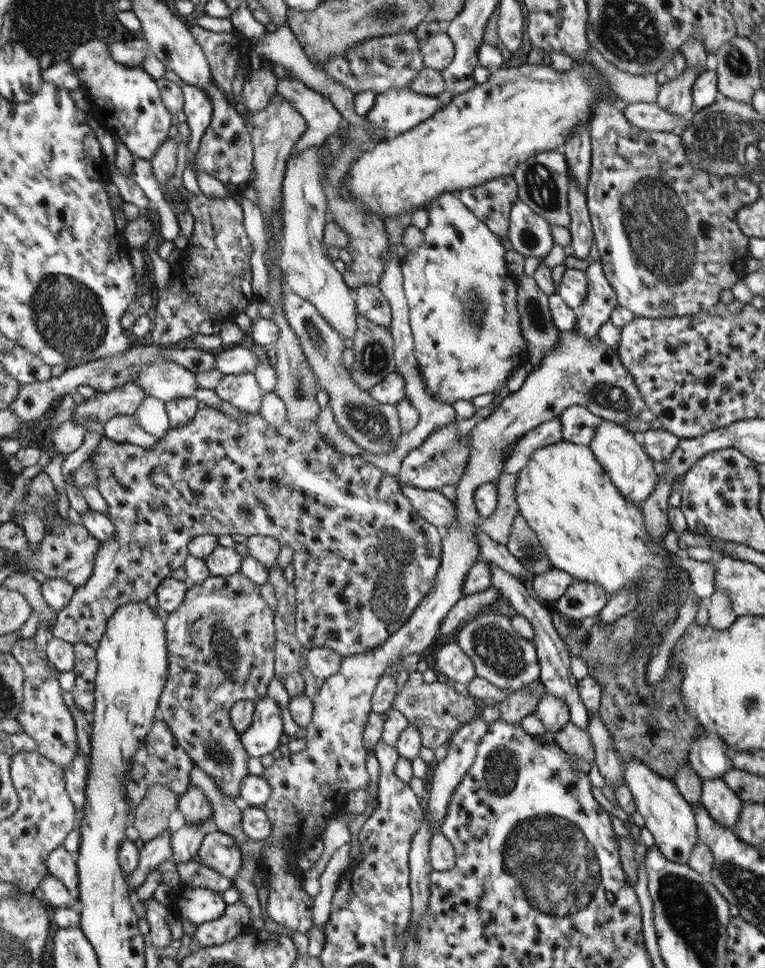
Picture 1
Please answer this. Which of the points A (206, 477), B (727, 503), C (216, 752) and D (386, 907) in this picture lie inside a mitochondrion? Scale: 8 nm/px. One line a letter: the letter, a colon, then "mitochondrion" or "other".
A: other
B: other
C: mitochondrion
D: other

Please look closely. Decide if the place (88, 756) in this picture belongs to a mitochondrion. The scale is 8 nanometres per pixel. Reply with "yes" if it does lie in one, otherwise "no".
no

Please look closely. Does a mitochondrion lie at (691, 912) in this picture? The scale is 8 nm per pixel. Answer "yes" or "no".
yes

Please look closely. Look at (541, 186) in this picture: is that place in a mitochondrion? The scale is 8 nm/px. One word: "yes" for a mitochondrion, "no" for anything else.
yes

